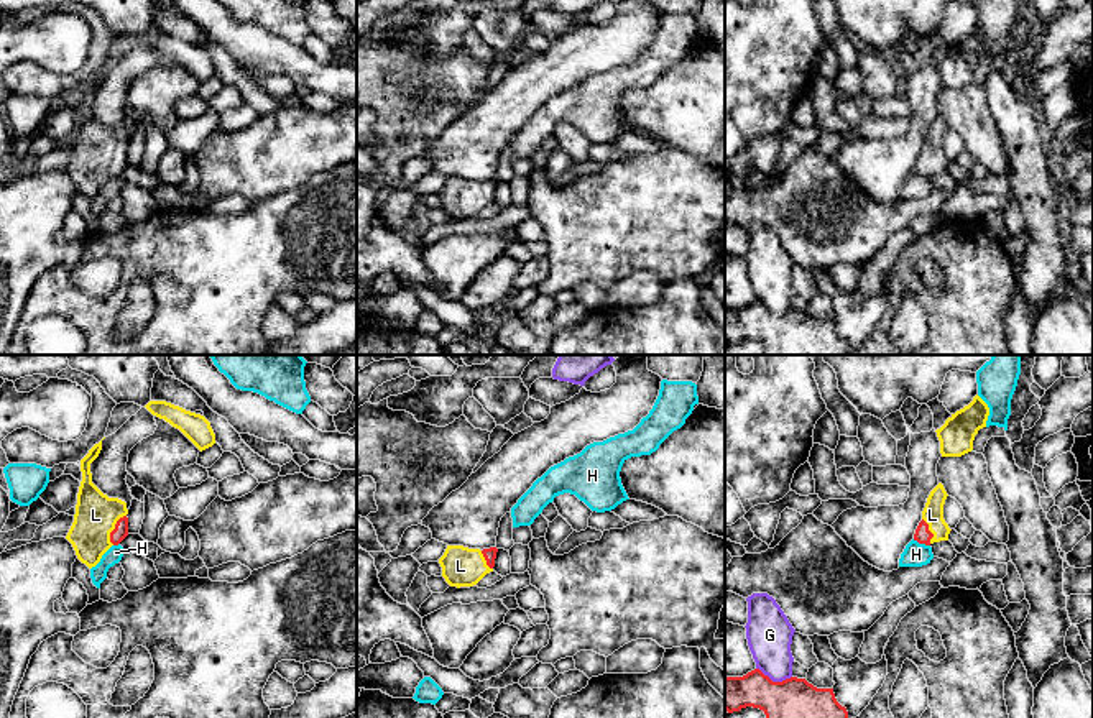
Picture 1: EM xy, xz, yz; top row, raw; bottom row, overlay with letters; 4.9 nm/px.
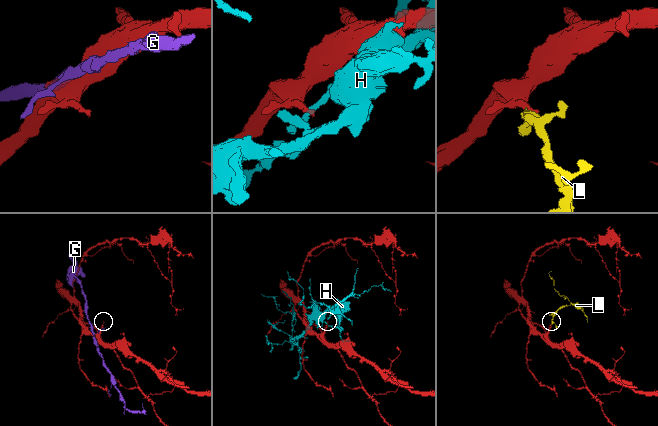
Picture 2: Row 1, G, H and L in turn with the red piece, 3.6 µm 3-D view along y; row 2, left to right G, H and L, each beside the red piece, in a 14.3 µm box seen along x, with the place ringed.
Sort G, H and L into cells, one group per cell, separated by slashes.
G / H / L

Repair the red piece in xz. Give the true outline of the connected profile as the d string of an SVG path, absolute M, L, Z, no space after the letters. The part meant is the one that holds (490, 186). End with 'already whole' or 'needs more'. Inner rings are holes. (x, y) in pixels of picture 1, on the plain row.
M447 177L444 187L439 191L442 209L450 219L473 219L487 205L493 204L496 179L468 181L463 177Z; needs more

